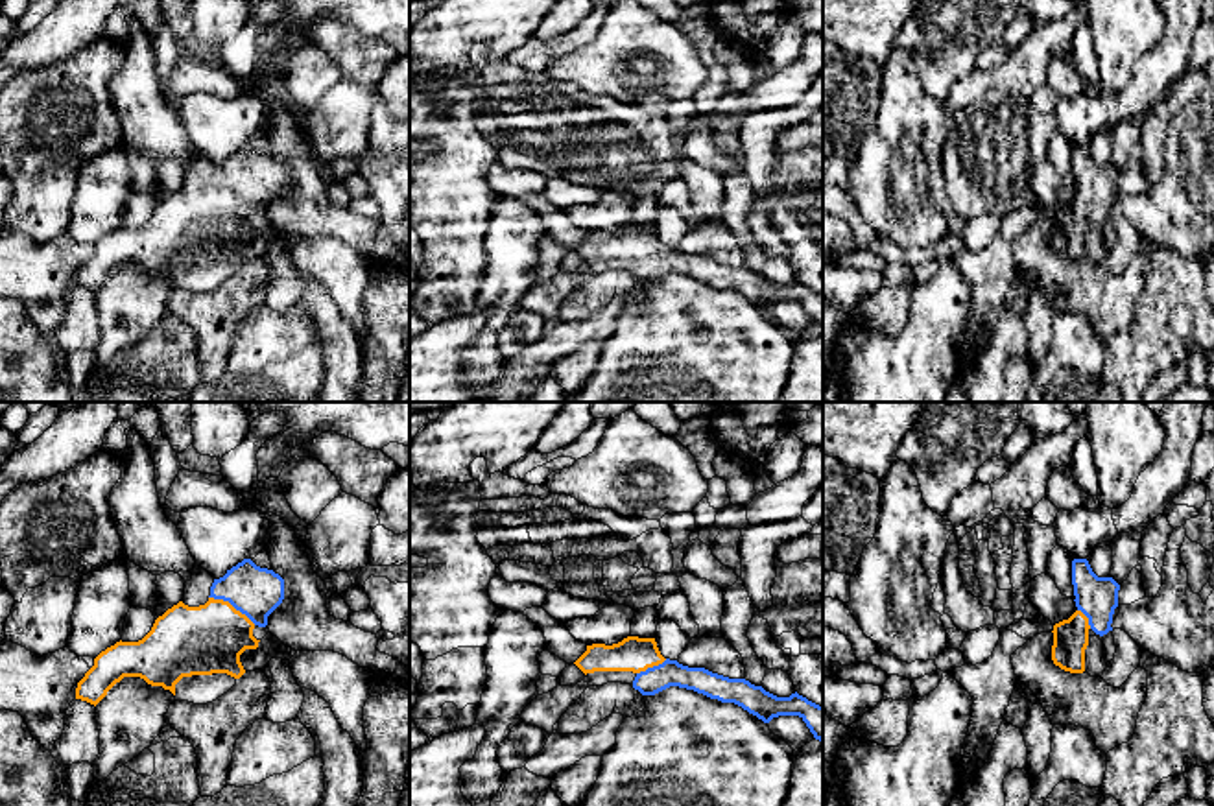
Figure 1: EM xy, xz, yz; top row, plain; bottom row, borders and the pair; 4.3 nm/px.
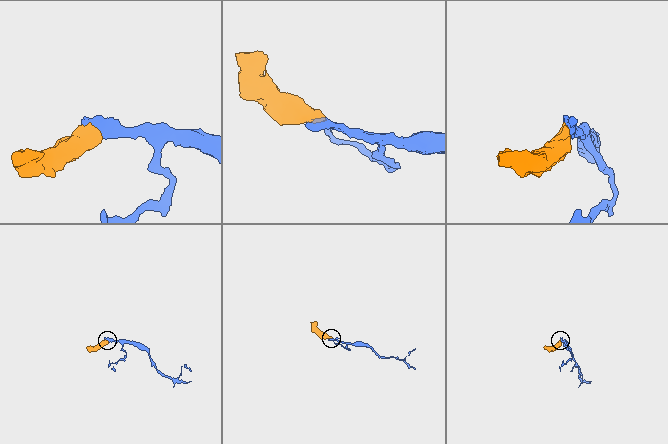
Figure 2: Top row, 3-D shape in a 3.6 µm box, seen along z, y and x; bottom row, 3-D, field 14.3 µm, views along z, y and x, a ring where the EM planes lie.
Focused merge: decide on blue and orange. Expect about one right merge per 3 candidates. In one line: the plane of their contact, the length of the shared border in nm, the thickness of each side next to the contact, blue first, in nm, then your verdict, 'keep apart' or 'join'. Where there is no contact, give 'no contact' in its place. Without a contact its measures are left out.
xy | 240 nm | 220/300 nm | join

